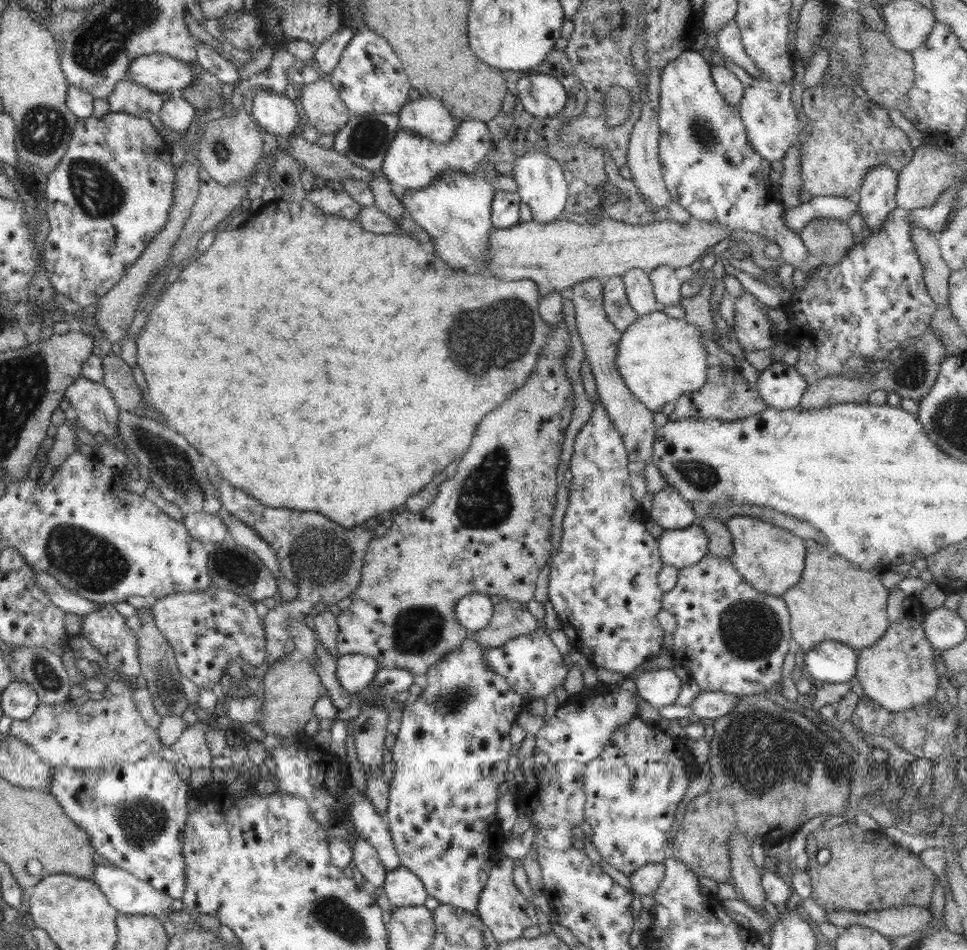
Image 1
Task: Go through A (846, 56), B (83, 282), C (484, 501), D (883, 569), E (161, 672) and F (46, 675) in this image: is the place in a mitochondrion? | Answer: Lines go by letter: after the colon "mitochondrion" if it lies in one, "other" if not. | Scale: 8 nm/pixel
A: mitochondrion
B: other
C: mitochondrion
D: other
E: mitochondrion
F: mitochondrion

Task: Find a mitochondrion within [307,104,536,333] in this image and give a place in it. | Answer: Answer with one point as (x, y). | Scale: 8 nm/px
(368, 137)

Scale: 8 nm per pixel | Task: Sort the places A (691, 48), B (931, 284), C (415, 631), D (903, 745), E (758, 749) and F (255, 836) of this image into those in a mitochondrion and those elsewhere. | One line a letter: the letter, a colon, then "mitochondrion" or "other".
A: other
B: other
C: mitochondrion
D: other
E: mitochondrion
F: other

